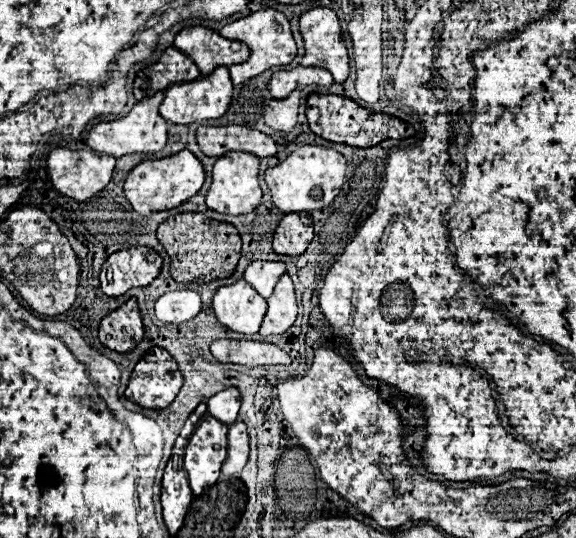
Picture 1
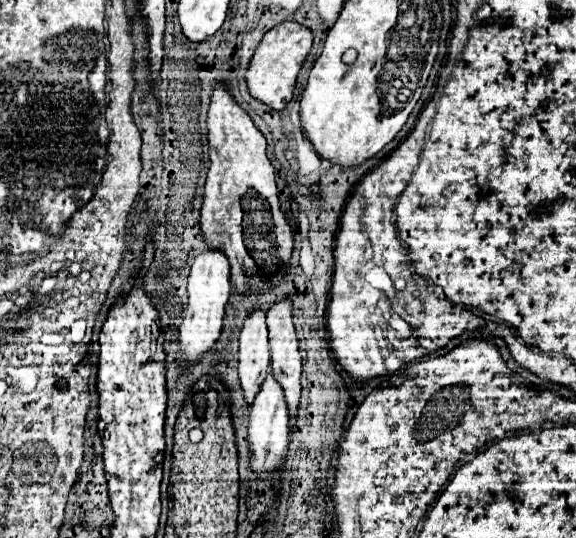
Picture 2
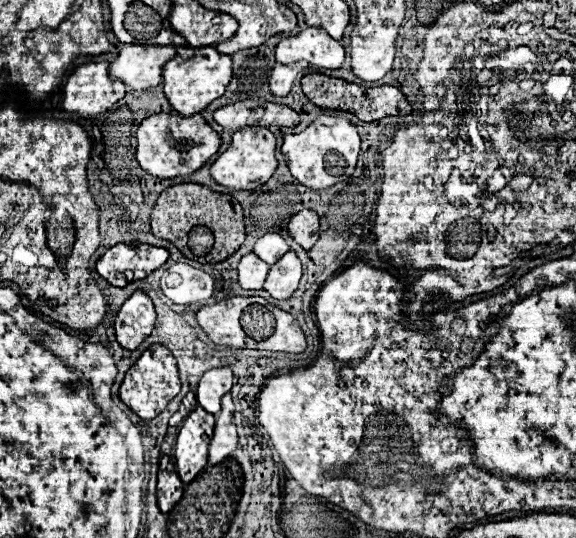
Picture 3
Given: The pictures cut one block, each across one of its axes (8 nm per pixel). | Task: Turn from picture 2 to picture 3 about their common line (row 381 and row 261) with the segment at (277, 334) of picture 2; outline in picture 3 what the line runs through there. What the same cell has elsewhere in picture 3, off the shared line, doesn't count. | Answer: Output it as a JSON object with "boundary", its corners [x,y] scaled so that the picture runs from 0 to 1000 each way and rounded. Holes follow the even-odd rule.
{"boundary":[[[500,465],[479,491],[469,494],[458,539],[465,539],[469,550],[483,558],[497,558],[517,535],[521,513],[524,513],[524,491],[514,468]]]}

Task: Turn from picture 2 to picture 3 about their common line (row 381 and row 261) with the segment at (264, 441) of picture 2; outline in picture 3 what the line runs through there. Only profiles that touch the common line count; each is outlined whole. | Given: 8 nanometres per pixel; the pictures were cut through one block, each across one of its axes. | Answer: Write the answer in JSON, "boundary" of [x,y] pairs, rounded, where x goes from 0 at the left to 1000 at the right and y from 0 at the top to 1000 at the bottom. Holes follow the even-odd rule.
{"boundary":[[[465,431],[455,442],[448,442],[448,450],[441,454],[441,472],[451,476],[455,483],[462,483],[462,491],[476,491],[486,476],[493,476],[500,468],[500,454],[497,446],[479,435],[479,431]]]}

